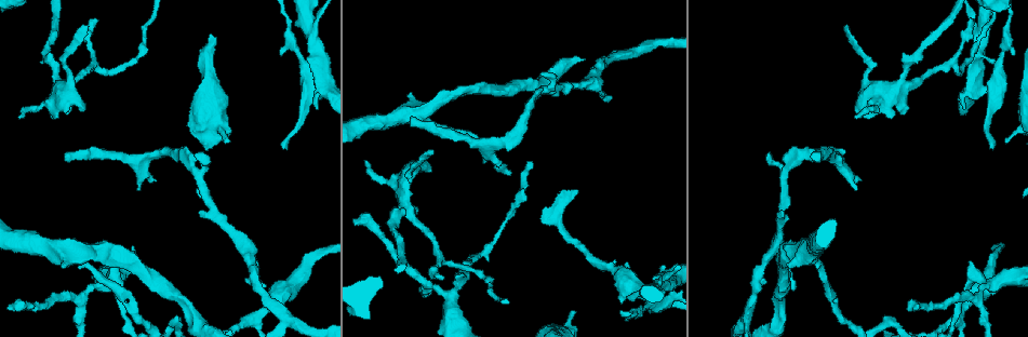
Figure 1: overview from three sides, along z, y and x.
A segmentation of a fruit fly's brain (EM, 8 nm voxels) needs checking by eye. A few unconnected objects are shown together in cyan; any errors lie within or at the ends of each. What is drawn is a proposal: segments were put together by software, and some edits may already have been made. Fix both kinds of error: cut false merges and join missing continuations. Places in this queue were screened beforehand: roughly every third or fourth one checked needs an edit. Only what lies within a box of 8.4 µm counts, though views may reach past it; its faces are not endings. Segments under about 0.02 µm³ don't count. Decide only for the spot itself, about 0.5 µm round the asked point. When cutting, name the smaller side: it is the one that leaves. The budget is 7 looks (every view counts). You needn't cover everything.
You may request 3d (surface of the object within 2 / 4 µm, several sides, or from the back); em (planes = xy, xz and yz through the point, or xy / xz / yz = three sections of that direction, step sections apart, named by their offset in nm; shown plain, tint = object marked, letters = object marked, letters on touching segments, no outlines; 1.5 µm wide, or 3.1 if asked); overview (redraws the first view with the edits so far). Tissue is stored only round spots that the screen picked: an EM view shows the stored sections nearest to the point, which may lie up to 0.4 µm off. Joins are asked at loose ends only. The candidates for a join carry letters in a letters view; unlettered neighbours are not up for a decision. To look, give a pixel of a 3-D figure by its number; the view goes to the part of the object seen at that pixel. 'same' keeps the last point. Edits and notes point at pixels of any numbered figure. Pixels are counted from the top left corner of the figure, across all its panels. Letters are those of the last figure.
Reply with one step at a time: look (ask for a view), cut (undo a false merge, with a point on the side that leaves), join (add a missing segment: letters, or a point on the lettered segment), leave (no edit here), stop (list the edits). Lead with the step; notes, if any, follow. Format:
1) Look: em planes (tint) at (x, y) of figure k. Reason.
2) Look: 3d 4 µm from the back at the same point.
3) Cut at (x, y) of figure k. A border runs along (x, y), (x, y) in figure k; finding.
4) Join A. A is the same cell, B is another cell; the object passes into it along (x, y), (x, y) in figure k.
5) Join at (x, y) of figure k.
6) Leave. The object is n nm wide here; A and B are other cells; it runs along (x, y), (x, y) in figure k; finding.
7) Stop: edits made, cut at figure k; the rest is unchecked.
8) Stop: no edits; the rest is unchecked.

Look: 3d 4 µm from the back at (791, 266) of figure 1. An open end.

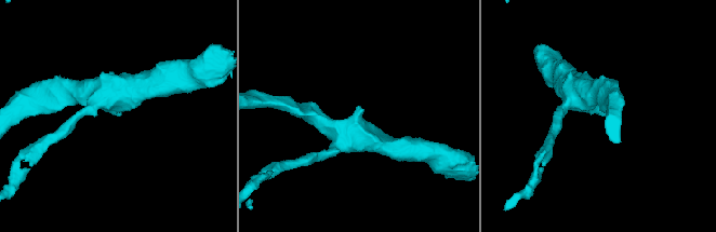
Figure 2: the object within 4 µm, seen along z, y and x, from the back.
Look: em xz step 4 (letters) at (360, 107) of figure 2. Now the EM.

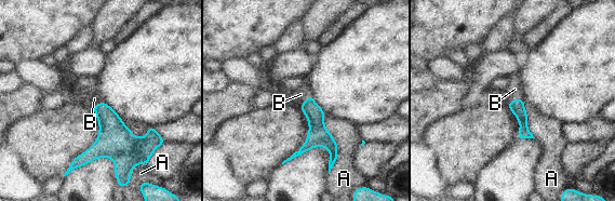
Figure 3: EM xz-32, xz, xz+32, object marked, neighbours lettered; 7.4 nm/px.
Look: em planes (letters) at the same point. Cut it another way.

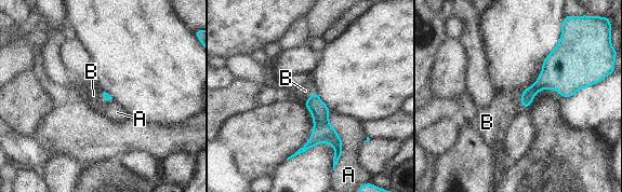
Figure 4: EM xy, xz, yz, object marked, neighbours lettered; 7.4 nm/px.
Join B. B is the same cell, A is another cell; the cell continues.

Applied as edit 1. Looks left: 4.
Look: overview.

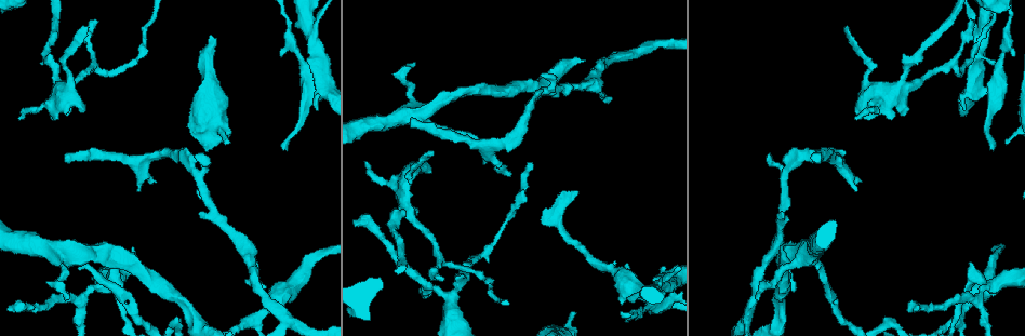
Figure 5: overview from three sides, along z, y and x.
Look: em yz step 8 (tint) at (450, 303) of figure 5. Sharp bend.

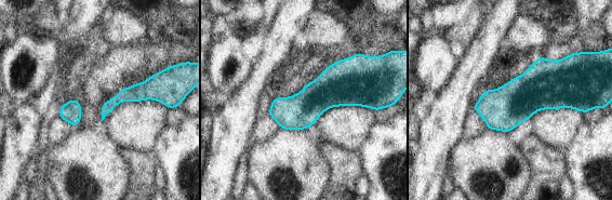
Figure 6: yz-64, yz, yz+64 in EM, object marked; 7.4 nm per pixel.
Look: em yz step 8 (letters) at the same point. See the neighbours.

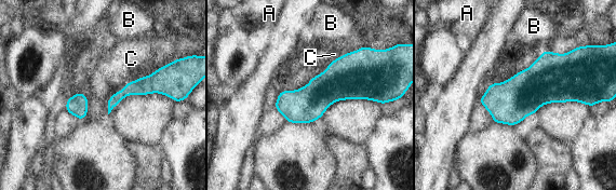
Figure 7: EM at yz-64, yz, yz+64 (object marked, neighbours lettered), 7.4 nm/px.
Leave. The object is 260 nm wide here; the longest contact is with C, 600 nm; A, B and C are other cells; all the same cell.

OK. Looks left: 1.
Stop: edits made, join at figure 4; the rest is unchecked.

